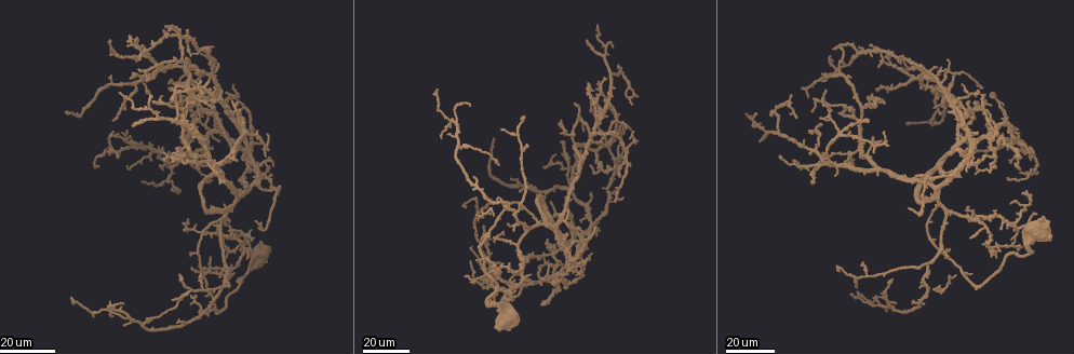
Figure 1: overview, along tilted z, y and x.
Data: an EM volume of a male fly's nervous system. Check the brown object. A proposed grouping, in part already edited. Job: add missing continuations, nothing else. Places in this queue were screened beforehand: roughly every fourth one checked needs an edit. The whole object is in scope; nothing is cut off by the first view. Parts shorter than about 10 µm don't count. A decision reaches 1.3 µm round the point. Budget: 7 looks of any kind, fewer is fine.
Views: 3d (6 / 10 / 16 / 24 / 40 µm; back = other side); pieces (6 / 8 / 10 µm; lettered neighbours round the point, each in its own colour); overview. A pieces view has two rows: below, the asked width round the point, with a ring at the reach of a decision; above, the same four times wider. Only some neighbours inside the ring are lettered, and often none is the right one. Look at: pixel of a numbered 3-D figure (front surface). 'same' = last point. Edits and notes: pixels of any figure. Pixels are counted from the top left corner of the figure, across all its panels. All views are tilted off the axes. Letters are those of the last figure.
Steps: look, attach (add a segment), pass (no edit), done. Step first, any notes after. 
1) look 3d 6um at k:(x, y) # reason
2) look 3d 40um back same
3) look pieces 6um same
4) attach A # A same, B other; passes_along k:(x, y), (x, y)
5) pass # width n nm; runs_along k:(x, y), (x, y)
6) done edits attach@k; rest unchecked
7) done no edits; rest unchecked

look 3d 40um at 1:(769, 114) # free end

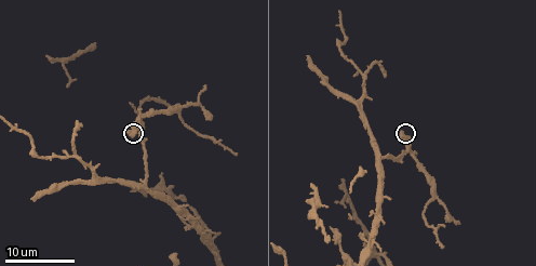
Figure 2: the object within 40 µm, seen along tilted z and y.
look pieces 8um at 2:(128, 131)

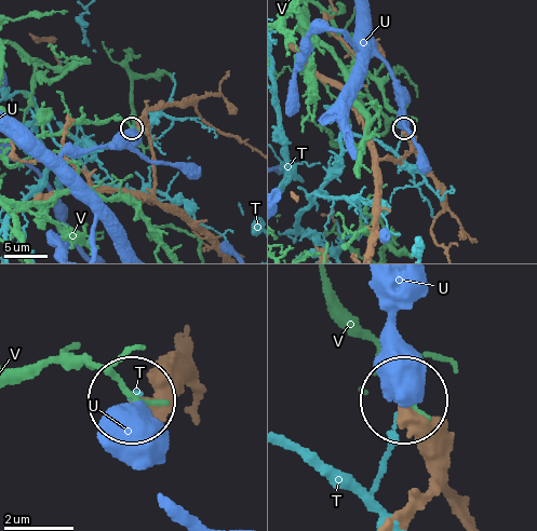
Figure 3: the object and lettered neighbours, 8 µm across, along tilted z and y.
pass # T other, U other, V other; no lettered segment goes on from it

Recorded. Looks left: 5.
look 3d 40um at 1:(162, 159) # an open end

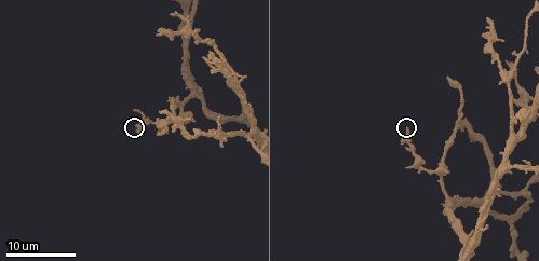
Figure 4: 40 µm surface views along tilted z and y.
look pieces 10um at 4:(137, 130)

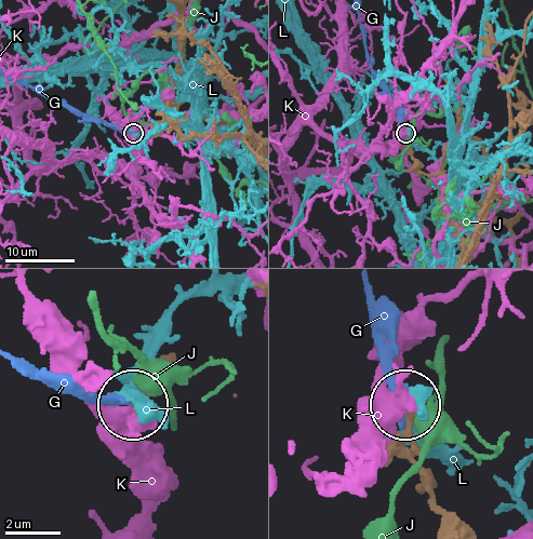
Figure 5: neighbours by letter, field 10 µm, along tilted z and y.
pass # width 220 nm; G other, J other, K other, L other; none of them fits

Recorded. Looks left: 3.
look 3d 24um at 1:(595, 228) # free end

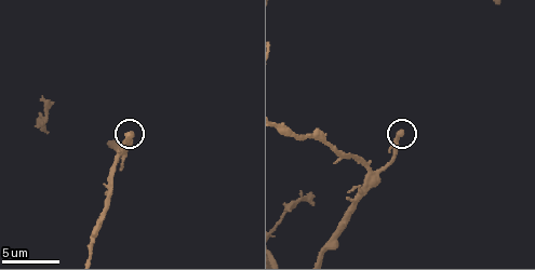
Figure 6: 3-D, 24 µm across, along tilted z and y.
look pieces 10um at 6:(399, 132)

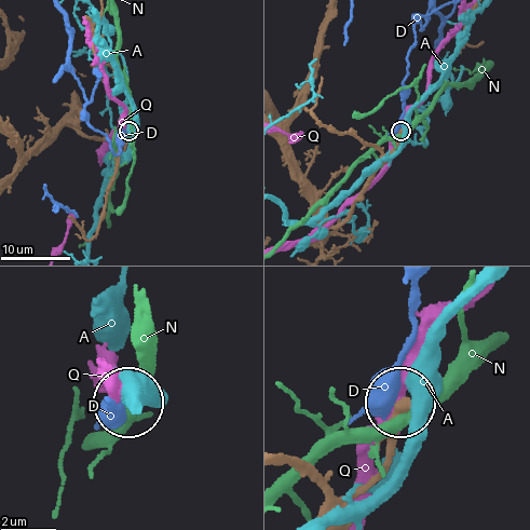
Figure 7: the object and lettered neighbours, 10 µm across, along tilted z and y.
pass # width 320 nm; A other, D other, N other, Q other; no lettered segment goes on from it

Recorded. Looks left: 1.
done no edits; rest unchecked

